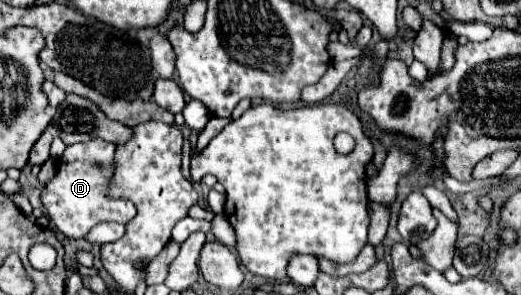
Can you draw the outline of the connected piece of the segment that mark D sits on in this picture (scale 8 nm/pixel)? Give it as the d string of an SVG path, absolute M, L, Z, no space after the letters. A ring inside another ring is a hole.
M92 139L88 143L76 143L66 147L62 159L58 161L58 171L52 181L48 181L42 189L42 205L46 209L48 219L62 231L68 239L82 239L86 233L102 221L116 221L128 223L136 215L136 207L124 199L110 199L106 197L106 183L110 173L110 163L114 157L114 143Z

